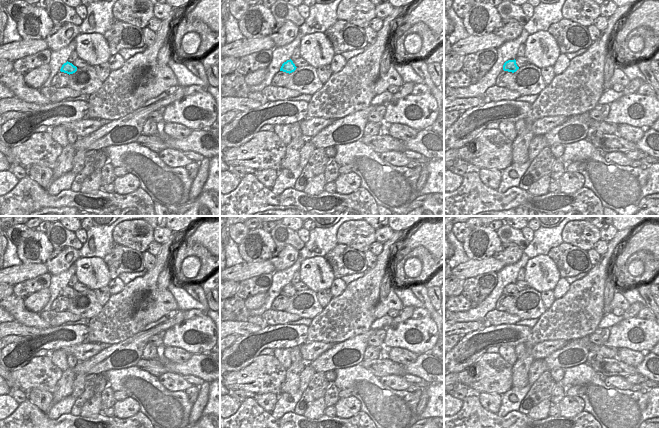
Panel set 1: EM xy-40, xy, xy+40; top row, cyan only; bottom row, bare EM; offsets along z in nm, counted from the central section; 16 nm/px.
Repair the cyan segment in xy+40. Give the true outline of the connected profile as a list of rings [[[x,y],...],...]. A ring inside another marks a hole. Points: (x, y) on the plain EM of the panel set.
[[[508,284],[503,289],[503,294],[508,296],[516,296],[519,293],[519,291],[516,288],[516,284]]]

